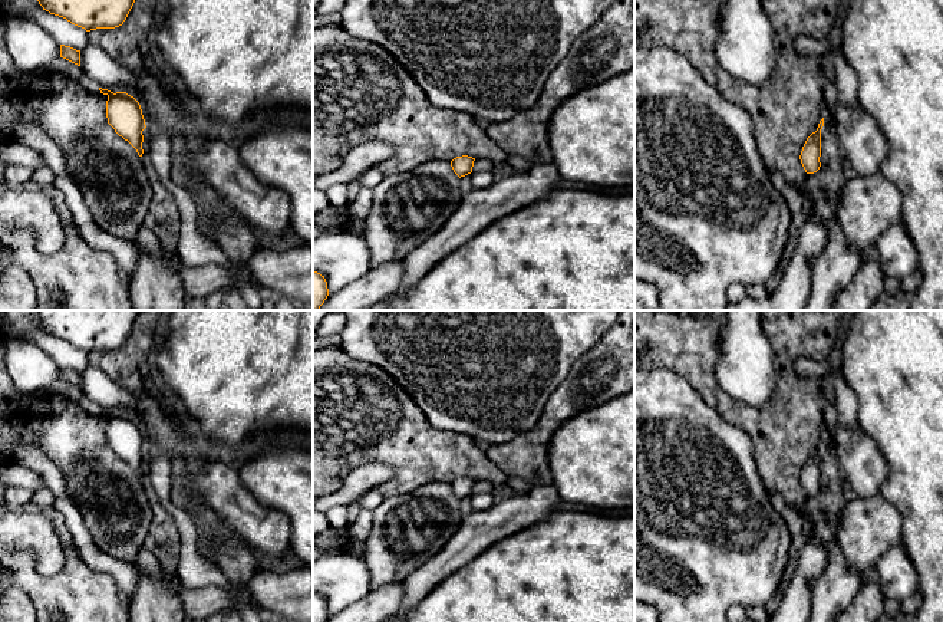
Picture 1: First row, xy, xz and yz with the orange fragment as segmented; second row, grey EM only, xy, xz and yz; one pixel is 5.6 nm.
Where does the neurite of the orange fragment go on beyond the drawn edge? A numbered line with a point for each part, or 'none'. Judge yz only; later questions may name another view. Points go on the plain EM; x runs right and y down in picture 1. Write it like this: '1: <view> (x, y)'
none

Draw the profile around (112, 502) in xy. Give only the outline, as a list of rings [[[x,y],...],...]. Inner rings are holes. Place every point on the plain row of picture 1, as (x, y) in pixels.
[[[105,445],[63,474],[95,546],[135,566],[144,547],[152,509],[136,471]]]

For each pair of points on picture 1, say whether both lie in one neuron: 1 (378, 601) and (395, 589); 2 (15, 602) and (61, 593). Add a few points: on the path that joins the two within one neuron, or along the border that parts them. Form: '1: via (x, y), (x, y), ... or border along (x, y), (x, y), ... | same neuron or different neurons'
1: via (382, 601), (391, 593) | same neuron
2: border along (15, 586), (26, 595), (33, 606) | different neurons

